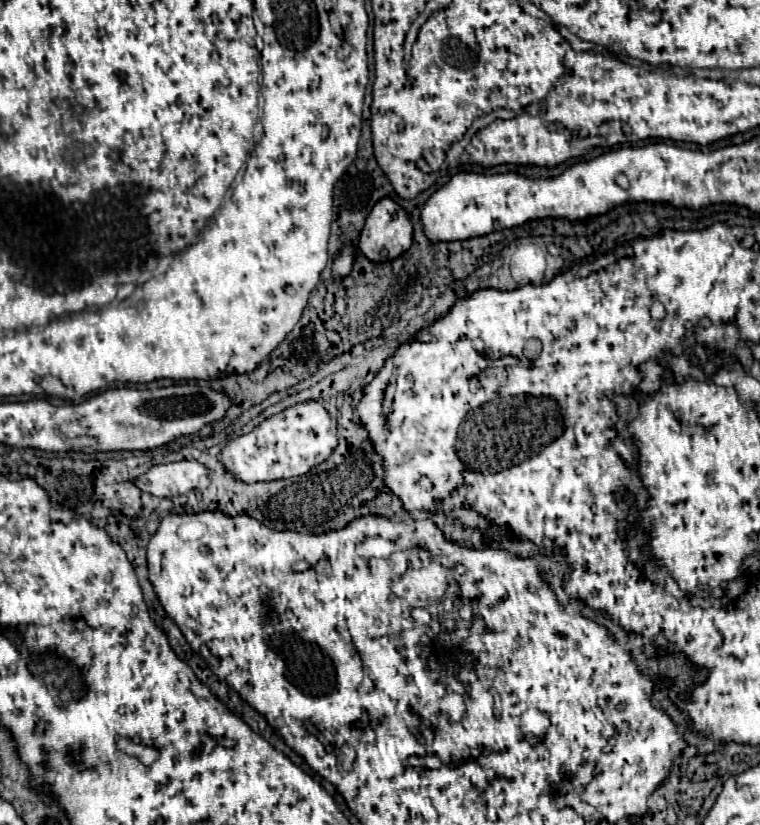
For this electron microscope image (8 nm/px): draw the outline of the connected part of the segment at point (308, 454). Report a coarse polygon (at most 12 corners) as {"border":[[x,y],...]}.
{"border":[[322,402],[286,408],[226,444],[242,482],[302,476],[338,444]]}

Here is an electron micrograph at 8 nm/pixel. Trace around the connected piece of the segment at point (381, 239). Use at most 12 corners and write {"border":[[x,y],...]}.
{"border":[[382,198],[358,246],[374,262],[410,248],[410,214]]}

